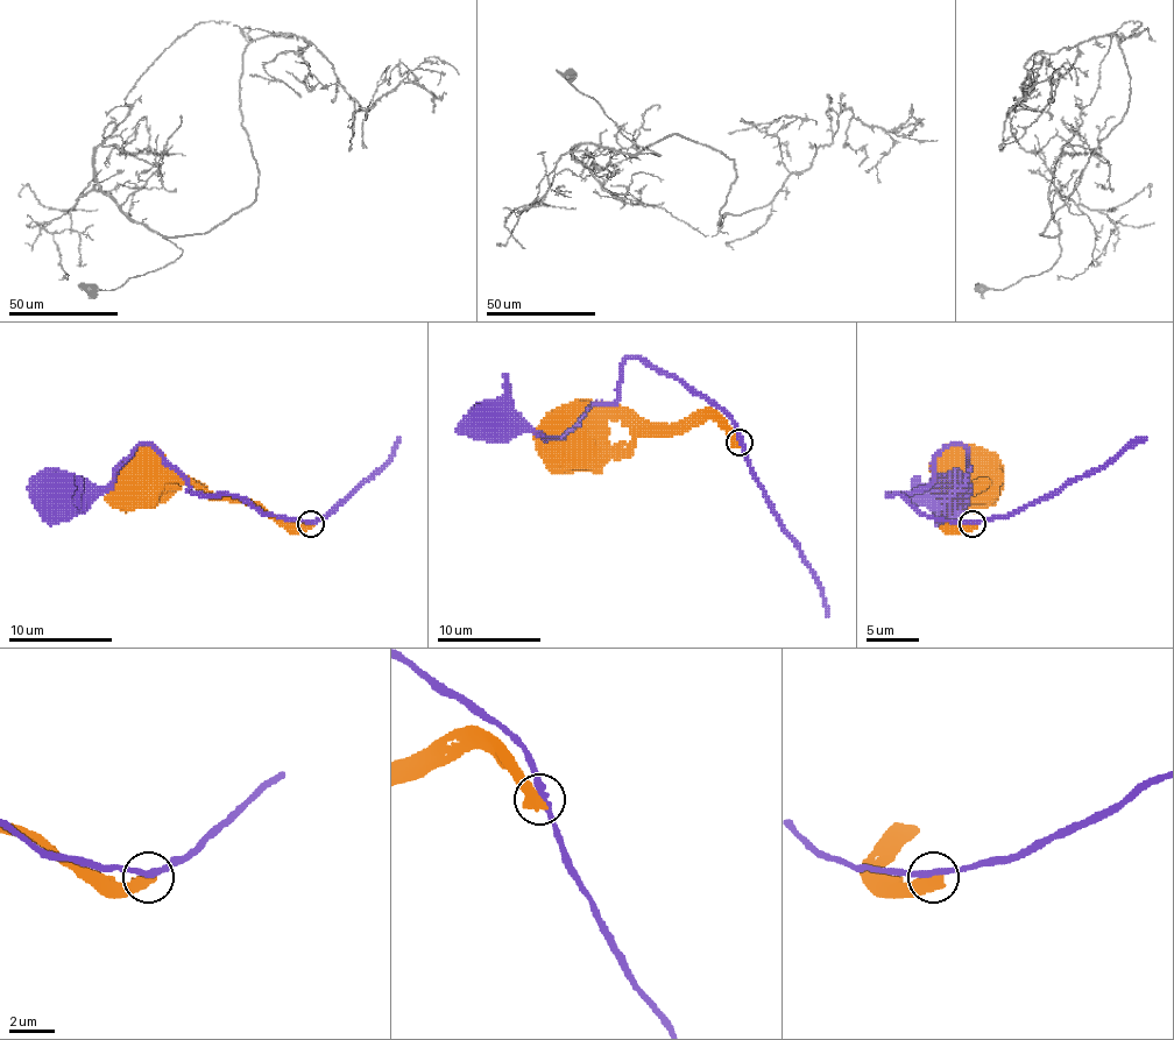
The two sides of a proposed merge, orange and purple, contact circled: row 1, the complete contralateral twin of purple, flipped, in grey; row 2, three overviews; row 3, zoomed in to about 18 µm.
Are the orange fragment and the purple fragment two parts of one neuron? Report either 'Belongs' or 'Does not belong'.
Does not belong

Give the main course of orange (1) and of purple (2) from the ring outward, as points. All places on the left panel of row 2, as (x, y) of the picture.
1: (311, 523), (298, 525), (267, 515), (250, 502), (206, 497), (183, 479), (155, 481), (145, 489), (145, 481)
2: (311, 523), (261, 515), (230, 494), (196, 494), (149, 445), (139, 445), (105, 487), (63, 500)

